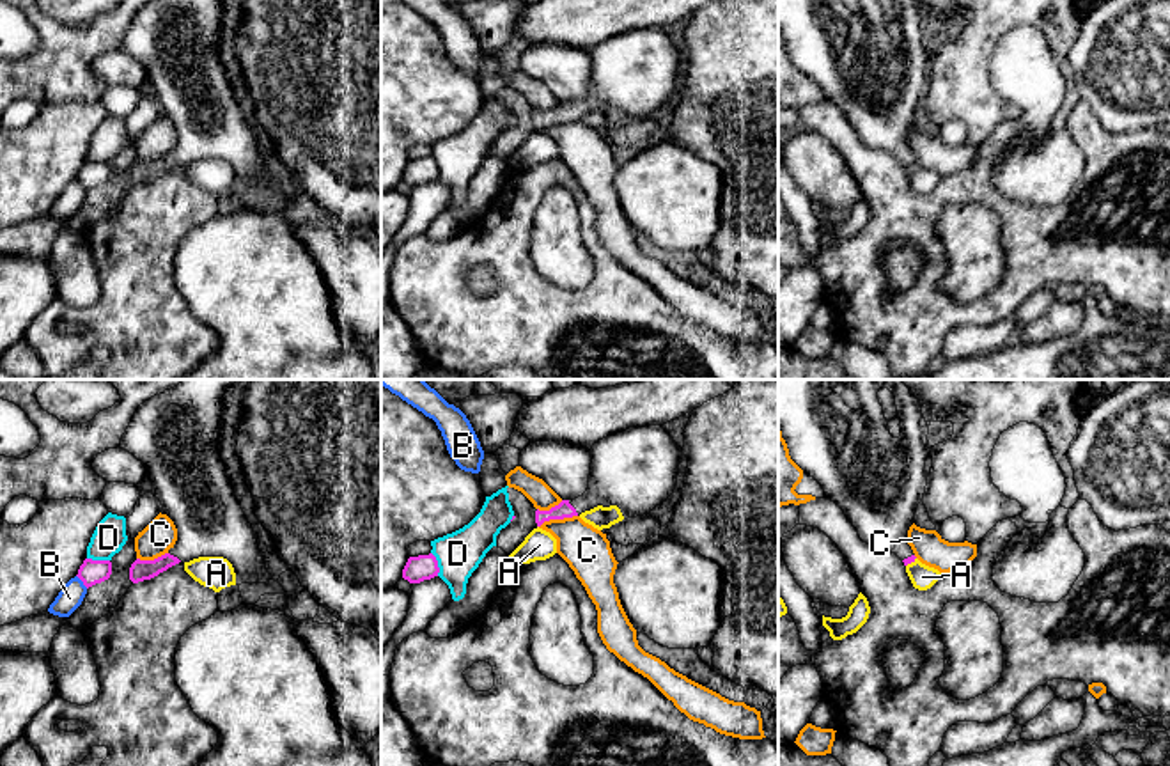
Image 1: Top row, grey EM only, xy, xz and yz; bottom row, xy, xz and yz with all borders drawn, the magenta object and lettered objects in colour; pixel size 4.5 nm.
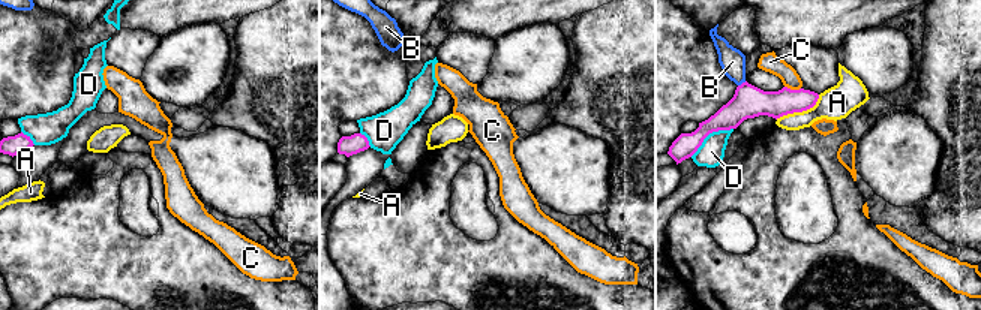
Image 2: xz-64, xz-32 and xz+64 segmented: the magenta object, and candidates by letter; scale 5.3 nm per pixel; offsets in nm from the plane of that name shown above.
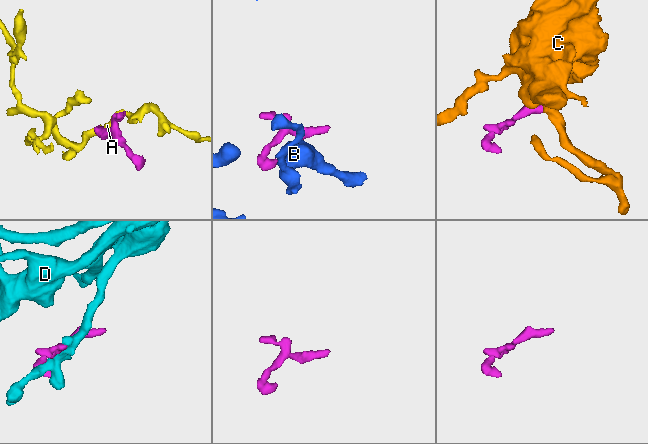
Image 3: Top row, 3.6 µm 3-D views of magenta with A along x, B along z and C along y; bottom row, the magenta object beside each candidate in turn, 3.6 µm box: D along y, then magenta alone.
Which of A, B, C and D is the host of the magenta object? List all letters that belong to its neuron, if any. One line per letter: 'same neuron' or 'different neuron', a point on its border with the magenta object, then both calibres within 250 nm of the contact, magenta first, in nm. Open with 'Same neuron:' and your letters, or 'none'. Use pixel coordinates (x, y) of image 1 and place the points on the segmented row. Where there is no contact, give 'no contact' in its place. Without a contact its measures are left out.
Same neuron: none
A: different neuron; meets magenta in yz at (910, 562); 30 nm thick on the magenta side, 120 nm on the other
B: different neuron; meets magenta in xy at (82, 580); 110 nm thick on the magenta side, 110 nm on the other
C: different neuron; meets magenta in xz at (557, 518); 80 nm thick on the magenta side, 200 nm on the other
D: different neuron; meets magenta in xz at (436, 564); 120 nm thick on the magenta side, 200 nm on the other

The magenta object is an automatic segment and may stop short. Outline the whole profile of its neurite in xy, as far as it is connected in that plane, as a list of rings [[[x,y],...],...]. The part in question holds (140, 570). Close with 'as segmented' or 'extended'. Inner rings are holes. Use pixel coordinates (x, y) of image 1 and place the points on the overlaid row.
[[[181,379],[177,387],[140,404],[122,434],[121,449],[147,468],[156,498],[177,528],[177,541],[165,555],[154,560],[136,559],[131,564],[133,583],[151,580],[179,562],[199,557],[227,559],[234,567],[236,585],[273,580],[218,452],[223,394],[236,381]]] | extended

